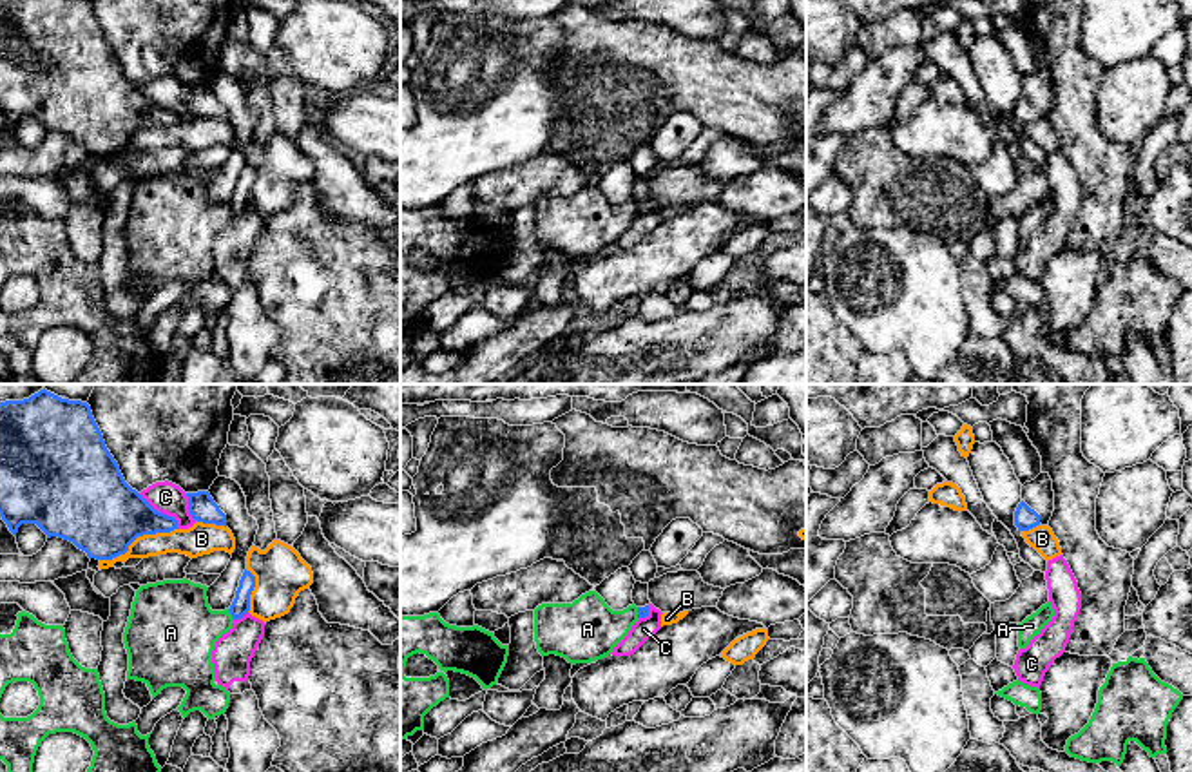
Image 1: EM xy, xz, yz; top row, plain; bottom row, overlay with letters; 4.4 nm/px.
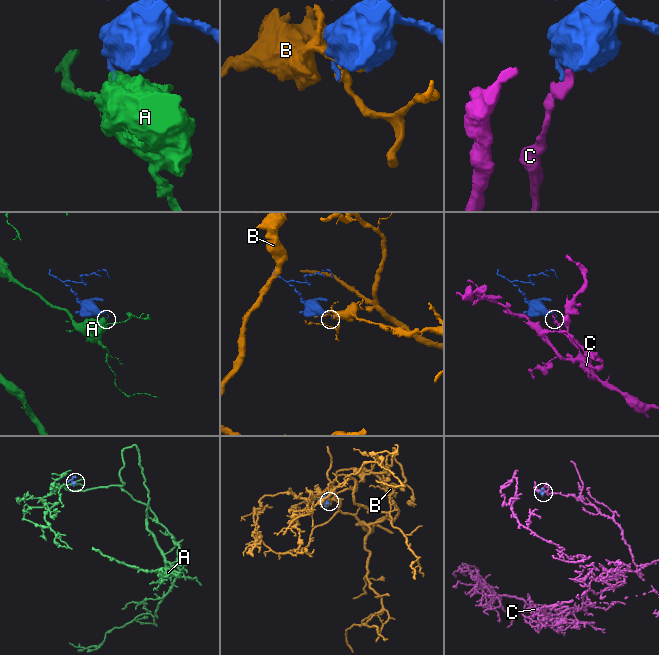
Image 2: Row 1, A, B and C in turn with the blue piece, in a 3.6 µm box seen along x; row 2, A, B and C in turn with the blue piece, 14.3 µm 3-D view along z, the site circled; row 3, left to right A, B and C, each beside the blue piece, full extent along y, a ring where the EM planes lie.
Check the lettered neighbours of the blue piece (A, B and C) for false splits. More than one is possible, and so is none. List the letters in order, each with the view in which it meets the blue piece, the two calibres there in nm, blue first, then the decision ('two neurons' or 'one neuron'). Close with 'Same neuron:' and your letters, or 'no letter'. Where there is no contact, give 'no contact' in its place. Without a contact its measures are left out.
A: contact in xy; calibres 80 and 360 nm; two neurons
B: contact in xy; calibres 360 and 130 nm; two neurons
C: contact in xy; calibres 340 and 140 nm; two neurons
Same neuron: no letter

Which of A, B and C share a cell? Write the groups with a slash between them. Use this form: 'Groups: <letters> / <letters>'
Groups: A / B / C

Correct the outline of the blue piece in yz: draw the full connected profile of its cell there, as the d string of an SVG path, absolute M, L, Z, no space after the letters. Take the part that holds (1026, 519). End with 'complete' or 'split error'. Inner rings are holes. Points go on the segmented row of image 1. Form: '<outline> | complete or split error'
M1022 500L1014 511L1014 526L1018 531L1029 531L1040 526L1040 515Z | complete

